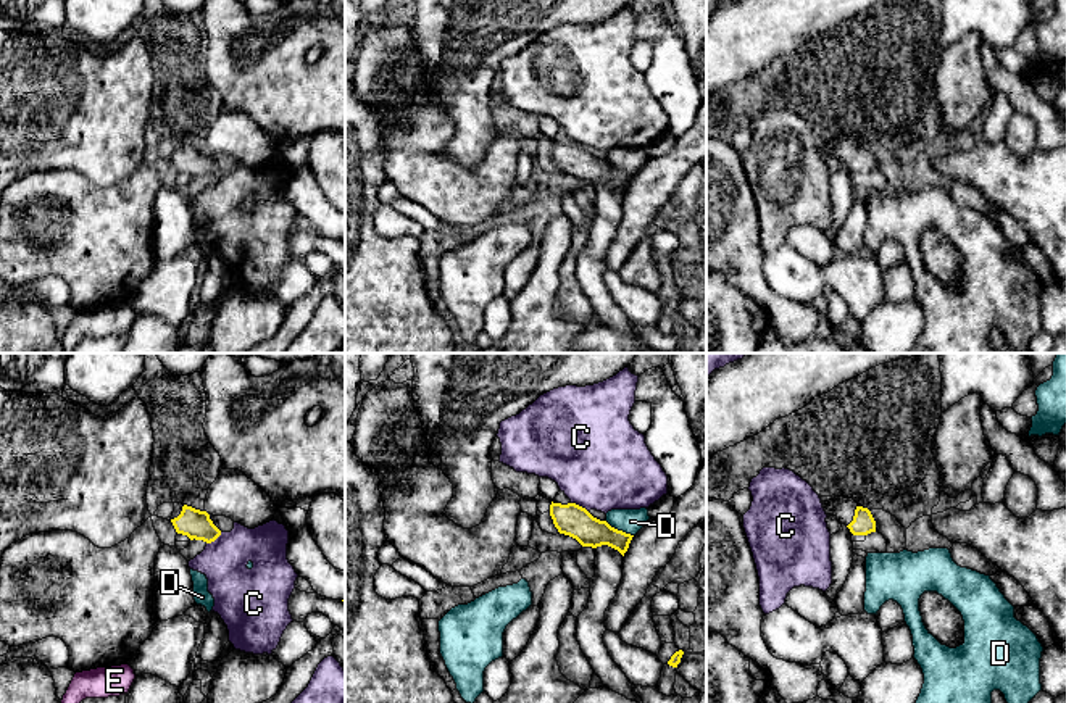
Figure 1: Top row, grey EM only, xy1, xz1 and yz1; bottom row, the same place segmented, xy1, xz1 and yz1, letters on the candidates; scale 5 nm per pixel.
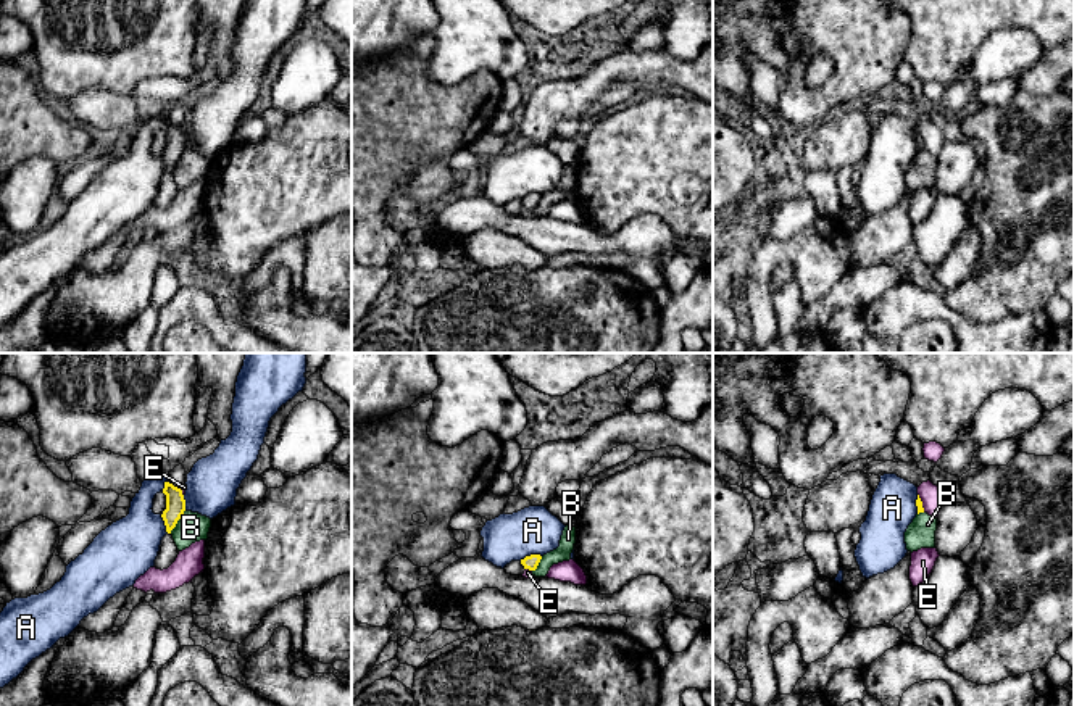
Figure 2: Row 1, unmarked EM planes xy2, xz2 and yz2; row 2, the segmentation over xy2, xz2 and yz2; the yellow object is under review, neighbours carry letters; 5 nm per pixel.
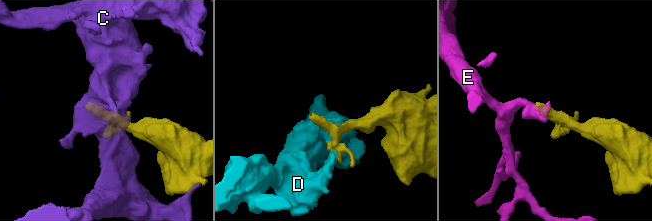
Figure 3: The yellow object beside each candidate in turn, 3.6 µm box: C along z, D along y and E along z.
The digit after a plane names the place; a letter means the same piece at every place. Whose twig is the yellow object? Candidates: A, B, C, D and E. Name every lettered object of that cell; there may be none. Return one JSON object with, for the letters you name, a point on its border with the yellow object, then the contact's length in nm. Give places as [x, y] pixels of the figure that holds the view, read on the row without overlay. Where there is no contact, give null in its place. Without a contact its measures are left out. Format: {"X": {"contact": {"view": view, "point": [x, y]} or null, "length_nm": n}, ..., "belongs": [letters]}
{"belongs": []}

